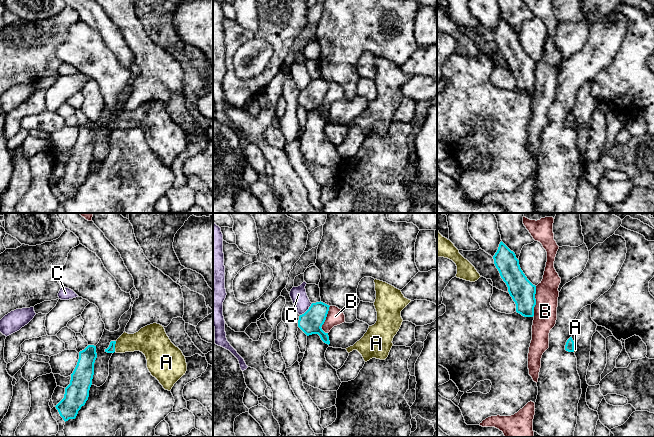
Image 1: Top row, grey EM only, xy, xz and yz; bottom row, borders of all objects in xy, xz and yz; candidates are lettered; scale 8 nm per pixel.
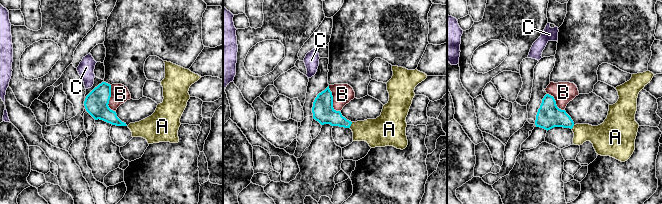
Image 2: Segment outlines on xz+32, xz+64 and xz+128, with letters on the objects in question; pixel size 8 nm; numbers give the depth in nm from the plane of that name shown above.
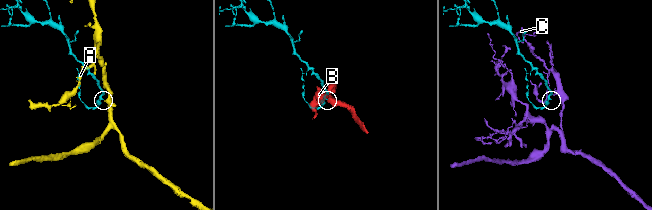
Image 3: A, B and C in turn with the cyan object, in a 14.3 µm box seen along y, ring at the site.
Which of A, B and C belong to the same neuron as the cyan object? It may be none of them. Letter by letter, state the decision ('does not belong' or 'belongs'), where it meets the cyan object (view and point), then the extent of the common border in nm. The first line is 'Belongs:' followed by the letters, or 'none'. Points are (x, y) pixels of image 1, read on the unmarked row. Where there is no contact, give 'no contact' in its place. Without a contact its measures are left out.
Belongs: A
A: belongs; contact xy (114, 122); length 90 nm
B: does not belong; contact yz (535, 77); length 240 nm
C: does not belong; contact xz (307, 86); length 140 nm

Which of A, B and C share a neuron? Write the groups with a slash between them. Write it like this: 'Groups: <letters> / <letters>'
Groups: A / B / C

